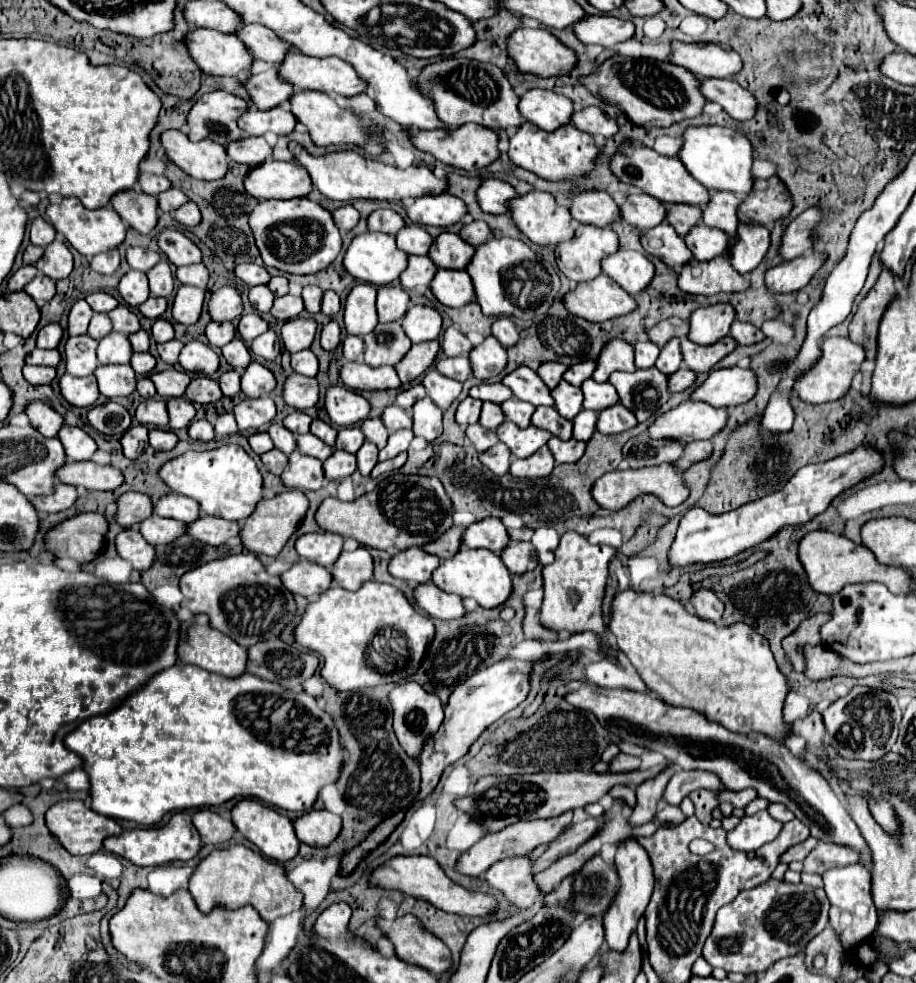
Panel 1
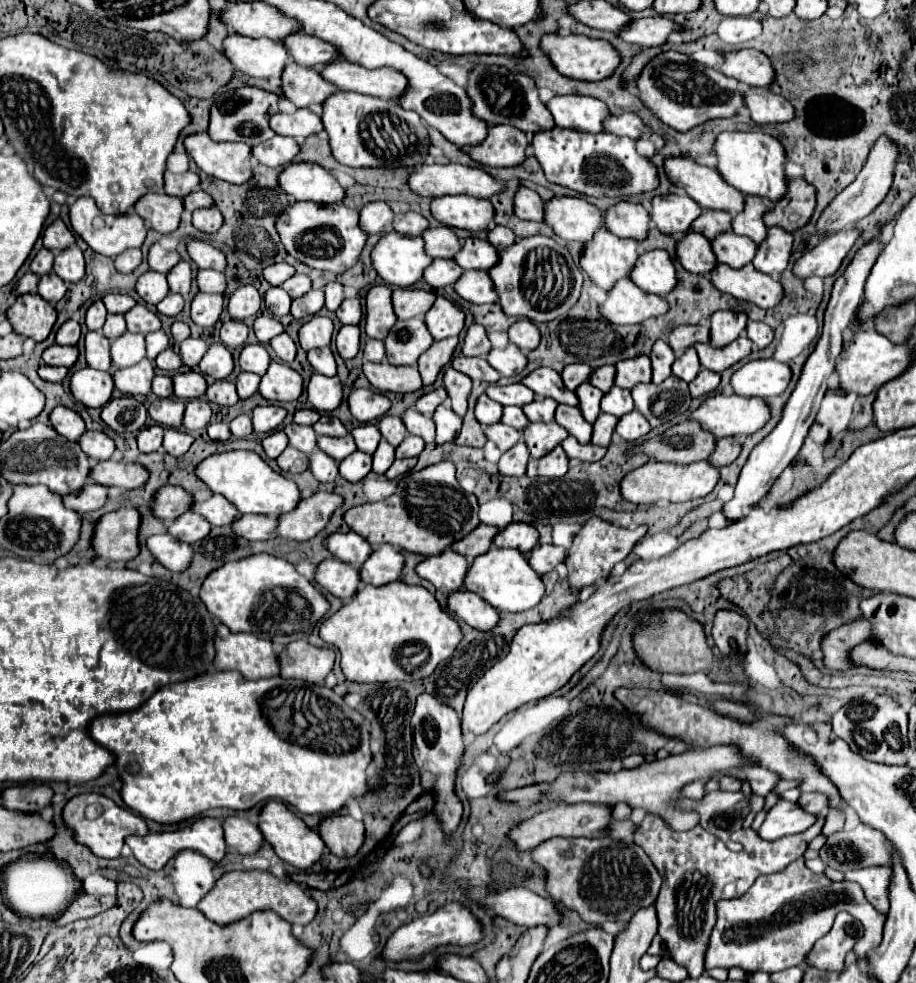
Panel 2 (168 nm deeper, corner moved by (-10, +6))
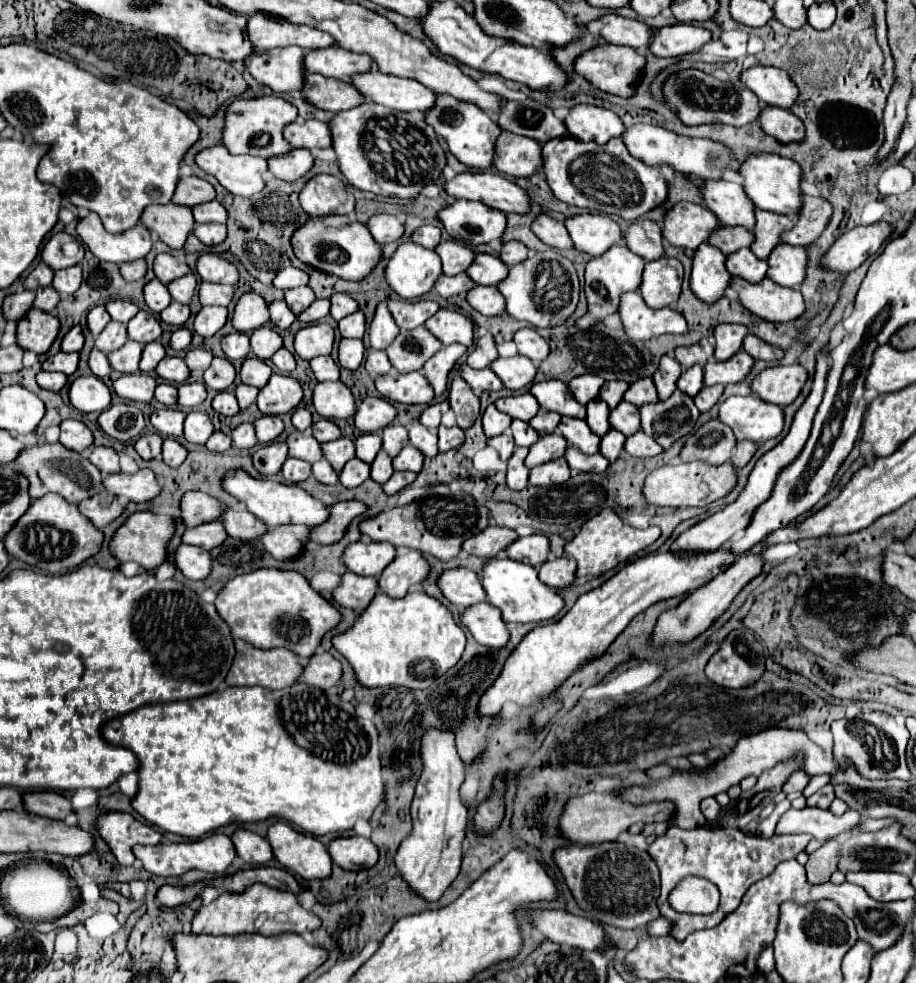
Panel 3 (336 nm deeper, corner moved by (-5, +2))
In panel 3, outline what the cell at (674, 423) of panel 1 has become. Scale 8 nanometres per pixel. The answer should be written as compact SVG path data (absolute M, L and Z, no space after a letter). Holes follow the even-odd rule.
M731 396L719 404L719 420L727 424L737 440L763 444L783 432L783 408L763 402L759 396Z

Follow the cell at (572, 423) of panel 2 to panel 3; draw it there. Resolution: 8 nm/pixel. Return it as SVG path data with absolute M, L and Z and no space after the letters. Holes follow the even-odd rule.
M561 418L559 432L567 438L569 444L573 444L583 454L597 454L601 438L597 434L591 434L591 428L585 420L579 418Z

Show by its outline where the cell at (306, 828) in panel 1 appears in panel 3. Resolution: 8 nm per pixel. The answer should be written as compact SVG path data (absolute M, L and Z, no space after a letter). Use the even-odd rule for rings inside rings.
M349 836L349 838L335 838L329 844L329 854L337 866L343 870L361 870L373 868L379 860L377 846L363 836Z

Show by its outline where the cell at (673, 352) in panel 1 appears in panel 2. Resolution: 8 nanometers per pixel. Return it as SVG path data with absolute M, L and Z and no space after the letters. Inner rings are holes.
M692 348L692 350L686 350L686 352L672 364L672 374L678 376L678 378L682 378L682 380L686 380L686 382L694 380L696 374L698 374L698 370L700 370L700 360L698 360L698 354L696 354L694 348Z

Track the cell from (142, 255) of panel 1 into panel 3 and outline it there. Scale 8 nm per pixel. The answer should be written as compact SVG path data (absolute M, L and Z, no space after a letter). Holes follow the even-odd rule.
M159 254L159 256L155 258L153 270L155 270L155 276L157 276L163 284L169 284L169 282L173 282L175 278L181 278L181 276L185 276L185 274L191 272L189 266L187 266L183 260L179 260L179 258L171 256L171 254Z

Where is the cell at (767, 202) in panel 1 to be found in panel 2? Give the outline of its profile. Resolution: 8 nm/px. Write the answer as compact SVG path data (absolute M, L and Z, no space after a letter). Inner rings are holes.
M788 178L788 194L764 216L766 226L780 226L788 232L802 228L814 212L816 190L804 178ZM792 214L792 220L790 220Z

